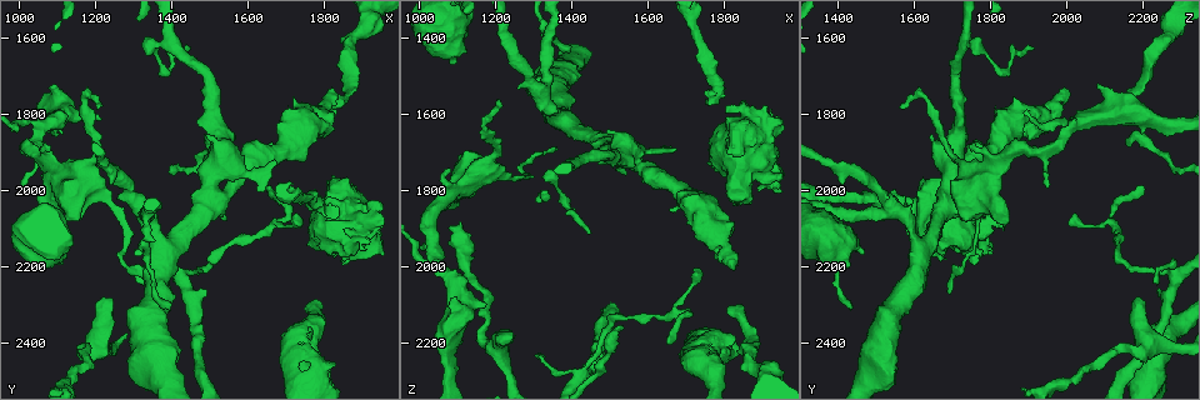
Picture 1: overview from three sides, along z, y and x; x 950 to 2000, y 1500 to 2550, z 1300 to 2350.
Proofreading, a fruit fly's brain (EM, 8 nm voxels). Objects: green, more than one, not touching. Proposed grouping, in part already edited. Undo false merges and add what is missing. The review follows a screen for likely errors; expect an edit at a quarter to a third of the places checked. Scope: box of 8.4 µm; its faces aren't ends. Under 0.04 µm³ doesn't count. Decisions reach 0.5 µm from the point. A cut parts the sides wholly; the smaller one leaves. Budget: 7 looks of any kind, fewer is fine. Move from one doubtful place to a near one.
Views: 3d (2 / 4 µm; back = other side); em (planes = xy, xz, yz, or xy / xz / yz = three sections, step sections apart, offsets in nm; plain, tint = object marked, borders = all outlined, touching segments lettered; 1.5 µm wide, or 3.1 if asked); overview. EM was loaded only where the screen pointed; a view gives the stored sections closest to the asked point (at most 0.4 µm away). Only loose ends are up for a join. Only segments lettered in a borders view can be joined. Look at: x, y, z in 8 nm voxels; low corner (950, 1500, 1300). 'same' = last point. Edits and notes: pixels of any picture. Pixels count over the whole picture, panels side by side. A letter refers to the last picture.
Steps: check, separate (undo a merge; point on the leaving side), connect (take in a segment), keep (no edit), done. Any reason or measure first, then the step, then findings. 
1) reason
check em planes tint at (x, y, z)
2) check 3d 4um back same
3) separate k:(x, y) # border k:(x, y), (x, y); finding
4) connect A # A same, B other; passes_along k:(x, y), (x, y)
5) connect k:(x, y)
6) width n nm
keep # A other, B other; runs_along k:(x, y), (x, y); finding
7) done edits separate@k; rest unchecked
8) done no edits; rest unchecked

thick end
check 3d 4um at (1820, 1730, 1995)

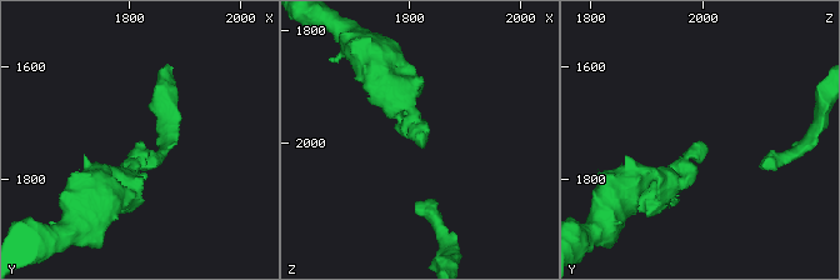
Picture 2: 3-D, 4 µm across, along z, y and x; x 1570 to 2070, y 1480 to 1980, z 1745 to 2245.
check em planes borders at (1820, 1735, 2000)

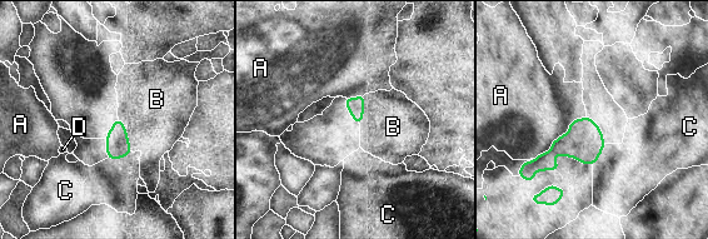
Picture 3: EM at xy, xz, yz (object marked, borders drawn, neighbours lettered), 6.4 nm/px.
connect B # A other, B same, C other, D other; passes_along 3:(118, 145), (126, 134), (155, 108); the cell continues

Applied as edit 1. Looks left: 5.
tapers out
check em yz step 8 tint at (1210, 1780, 1570)

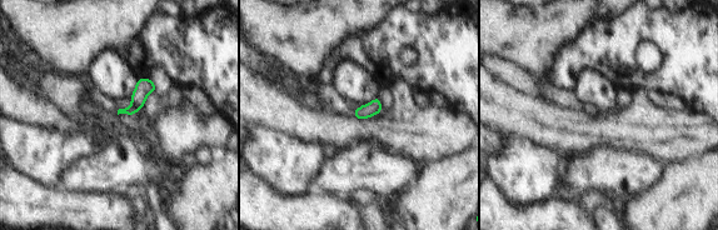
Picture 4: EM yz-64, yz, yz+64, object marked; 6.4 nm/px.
check em planes borders same

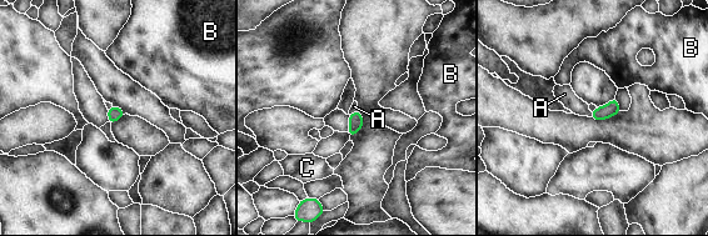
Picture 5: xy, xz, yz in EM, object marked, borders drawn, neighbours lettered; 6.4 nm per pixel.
connect A # A same, B other, C other; passes_along 5:(611, 109), (592, 115), (564, 94); the cell continues

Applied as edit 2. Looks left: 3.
check overview

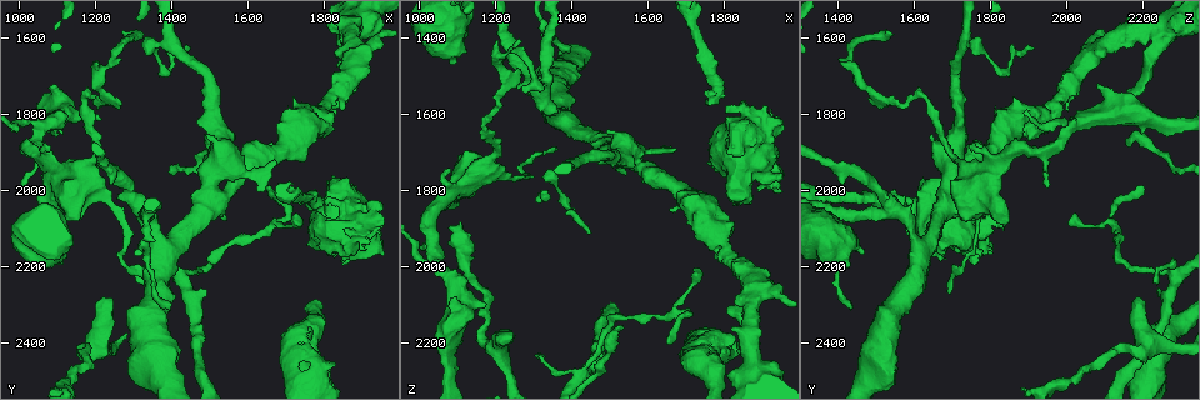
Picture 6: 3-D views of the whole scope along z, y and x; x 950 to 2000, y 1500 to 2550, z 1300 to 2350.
side arm on a straight run
check em planes borders at (1330, 2055, 1545)

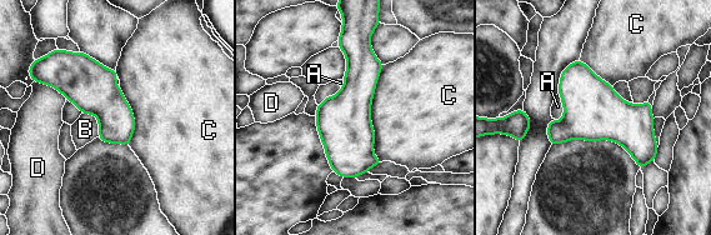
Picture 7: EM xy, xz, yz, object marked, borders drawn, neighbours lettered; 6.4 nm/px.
width 340 nm
keep # A other, B other, C other, D other; continuous, no second cell

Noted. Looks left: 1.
done edits connect@3, connect@5; rest unchecked

